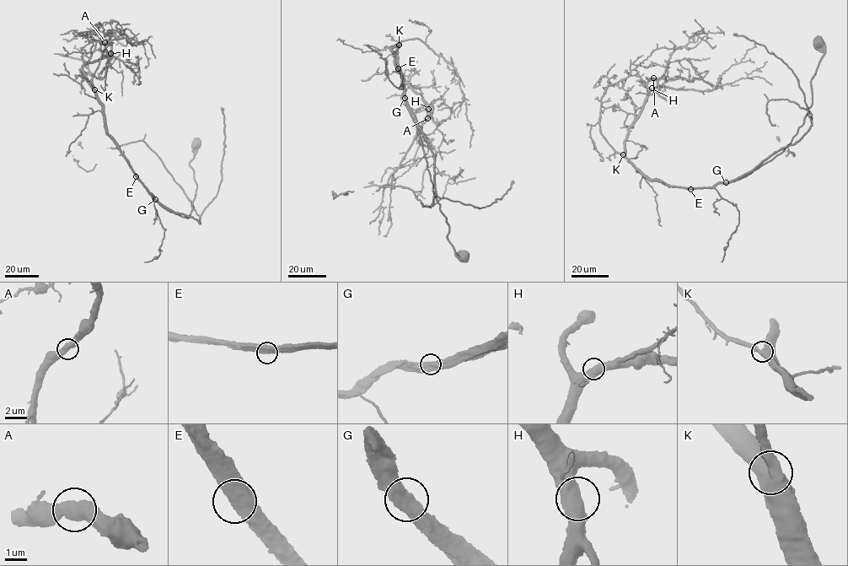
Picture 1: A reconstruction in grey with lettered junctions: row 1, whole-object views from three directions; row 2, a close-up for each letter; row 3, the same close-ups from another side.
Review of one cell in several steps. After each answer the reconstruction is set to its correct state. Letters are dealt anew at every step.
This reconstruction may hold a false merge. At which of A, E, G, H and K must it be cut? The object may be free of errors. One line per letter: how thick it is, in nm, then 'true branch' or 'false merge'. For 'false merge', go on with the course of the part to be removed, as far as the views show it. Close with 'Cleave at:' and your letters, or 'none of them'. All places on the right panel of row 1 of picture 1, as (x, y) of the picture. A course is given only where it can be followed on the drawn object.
A: 550 nm | true branch
E: 550 nm | true branch
G: 550 nm | true branch
H: 550 nm | true branch
K: 550 nm | true branch
Cleave at: none of them

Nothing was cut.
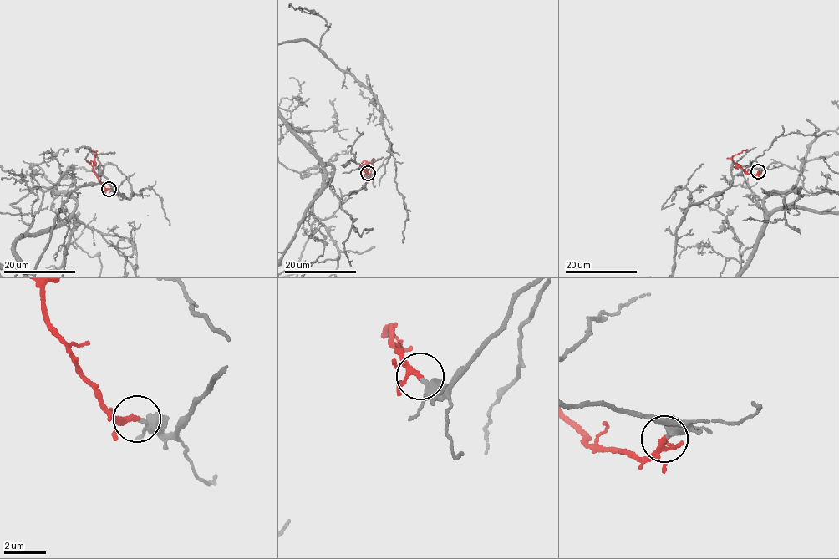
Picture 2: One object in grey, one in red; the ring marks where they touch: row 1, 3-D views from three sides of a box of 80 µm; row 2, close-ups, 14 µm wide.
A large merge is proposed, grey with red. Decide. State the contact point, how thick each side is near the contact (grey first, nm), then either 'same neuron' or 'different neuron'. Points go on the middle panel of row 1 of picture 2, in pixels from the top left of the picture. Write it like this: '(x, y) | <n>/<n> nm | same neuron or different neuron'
(368, 173) | 280/160 nm | same neuron

